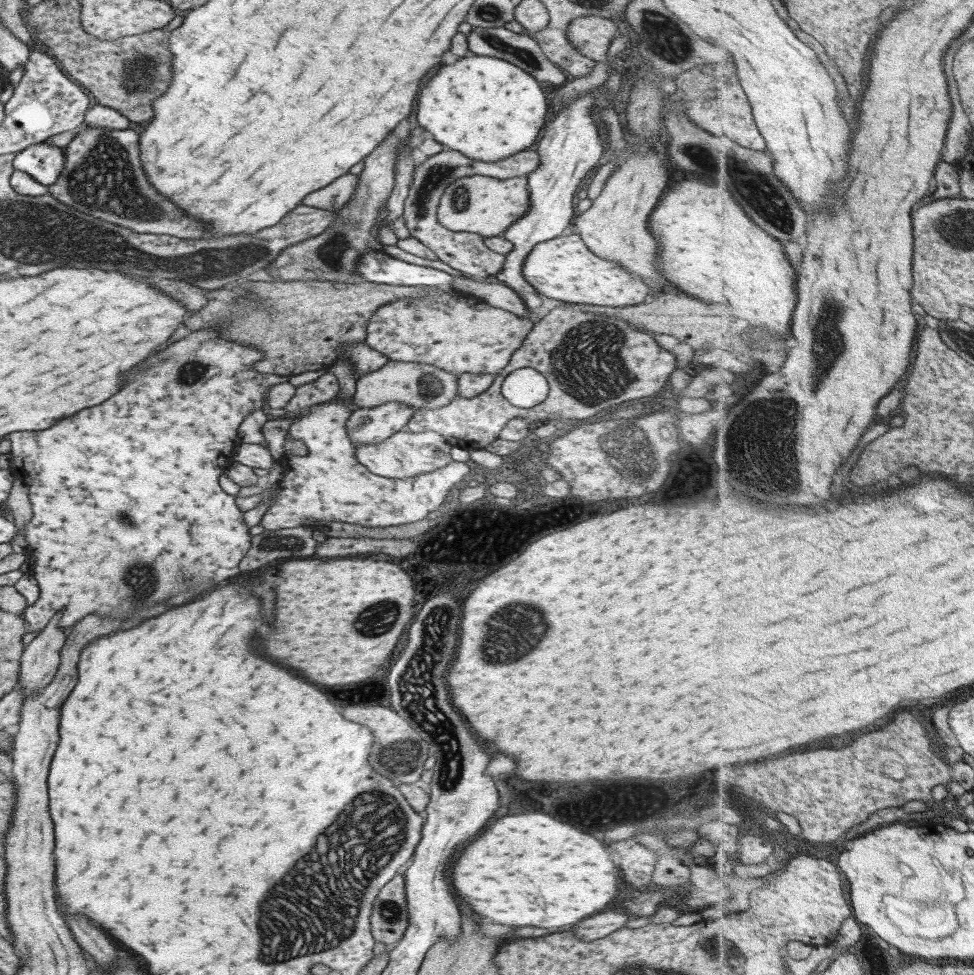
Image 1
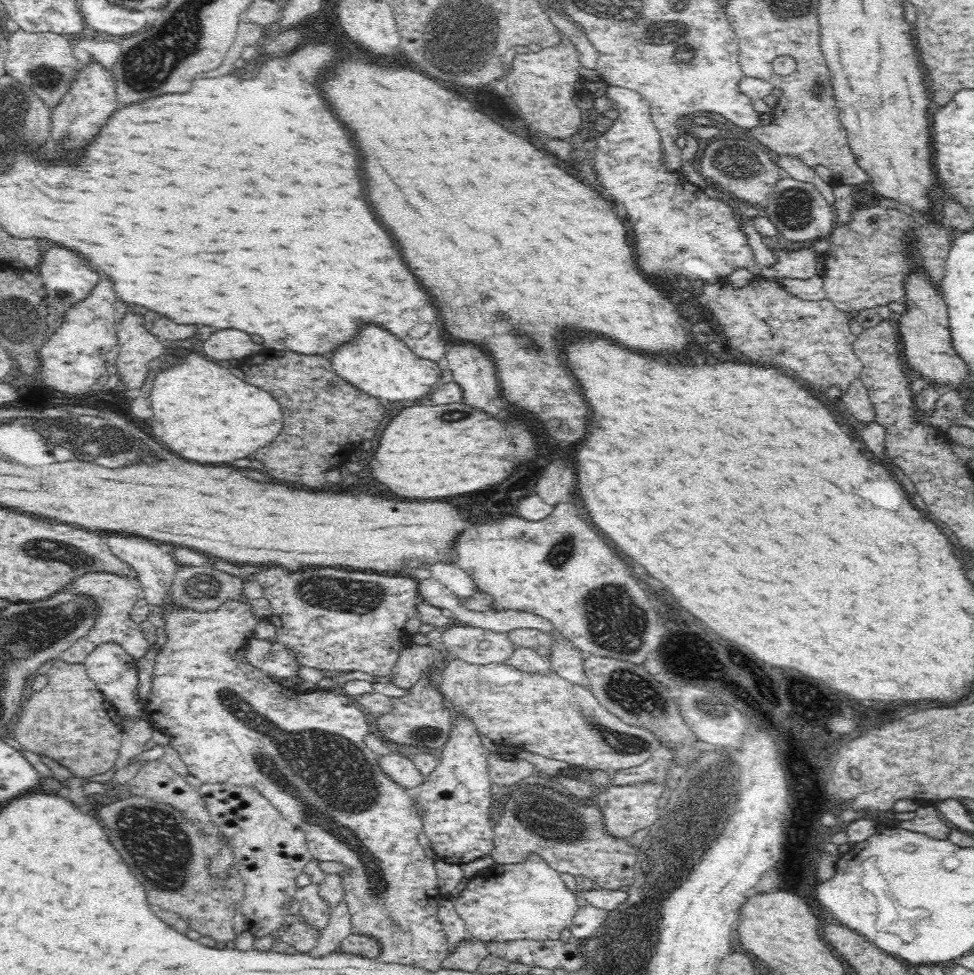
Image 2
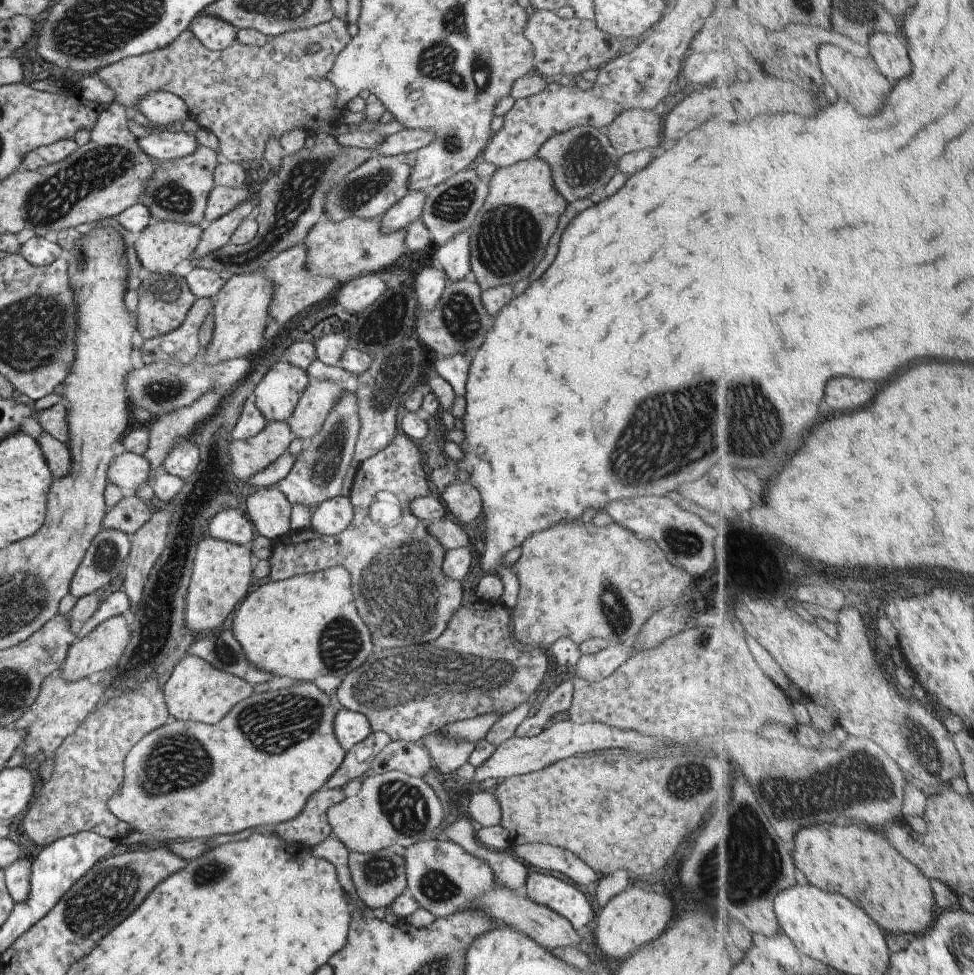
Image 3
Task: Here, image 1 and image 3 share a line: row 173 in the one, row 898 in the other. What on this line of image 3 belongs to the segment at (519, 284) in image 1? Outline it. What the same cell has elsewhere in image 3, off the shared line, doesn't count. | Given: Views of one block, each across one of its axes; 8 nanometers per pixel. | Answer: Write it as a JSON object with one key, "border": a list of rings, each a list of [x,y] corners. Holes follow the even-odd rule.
{"border":[[[530,873],[525,880],[524,894],[535,904],[567,919],[576,931],[584,930],[595,913],[587,895],[553,875]]]}

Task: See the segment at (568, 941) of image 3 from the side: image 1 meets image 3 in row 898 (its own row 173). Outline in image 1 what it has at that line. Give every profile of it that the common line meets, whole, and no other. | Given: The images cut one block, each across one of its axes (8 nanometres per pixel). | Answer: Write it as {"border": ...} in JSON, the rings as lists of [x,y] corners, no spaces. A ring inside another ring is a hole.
{"border":[[[446,148],[433,156],[427,156],[425,161],[415,167],[407,197],[405,197],[403,204],[402,215],[410,236],[416,238],[423,246],[434,252],[436,260],[441,260],[443,264],[447,264],[447,266],[463,274],[469,274],[469,276],[481,280],[485,277],[494,276],[503,266],[504,255],[489,250],[483,242],[484,237],[479,236],[479,234],[451,231],[443,228],[436,221],[436,208],[439,204],[439,198],[443,194],[443,189],[453,179],[473,175],[489,176],[497,179],[513,176],[526,177],[534,171],[534,168],[539,166],[538,162],[538,154],[529,149],[525,149],[523,152],[511,156],[511,158],[505,158],[501,162],[469,160],[469,158],[461,156],[459,152],[451,152]]]}

